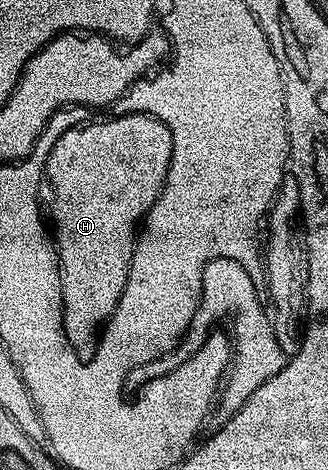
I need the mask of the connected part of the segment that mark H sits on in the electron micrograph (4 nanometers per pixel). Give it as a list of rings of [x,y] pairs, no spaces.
[[[120,113],[117,119],[104,119],[101,123],[96,124],[91,123],[91,121],[85,122],[77,128],[76,133],[67,133],[60,138],[48,155],[46,183],[47,186],[52,186],[52,215],[50,211],[50,223],[54,228],[54,238],[62,239],[62,245],[56,245],[56,252],[60,255],[60,263],[66,263],[68,275],[70,275],[70,295],[62,295],[62,301],[64,302],[64,332],[68,338],[68,344],[71,345],[72,351],[76,354],[77,360],[91,361],[97,358],[98,352],[101,350],[102,343],[90,343],[90,323],[92,323],[94,315],[98,315],[96,307],[108,307],[108,277],[112,277],[114,283],[116,283],[116,279],[128,277],[130,261],[136,248],[136,236],[142,226],[136,220],[136,215],[145,217],[148,214],[148,210],[154,205],[156,198],[159,197],[162,185],[166,181],[166,173],[168,172],[171,156],[172,138],[170,137],[170,129],[166,125],[162,125],[162,121],[158,121],[153,115],[139,113]]]

